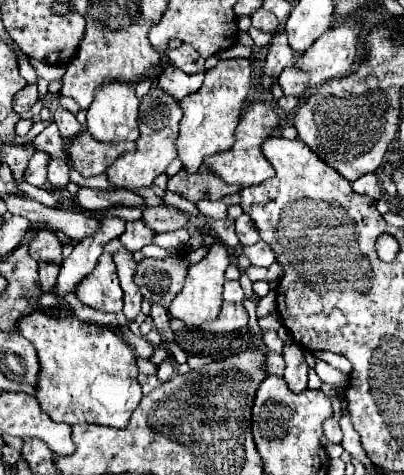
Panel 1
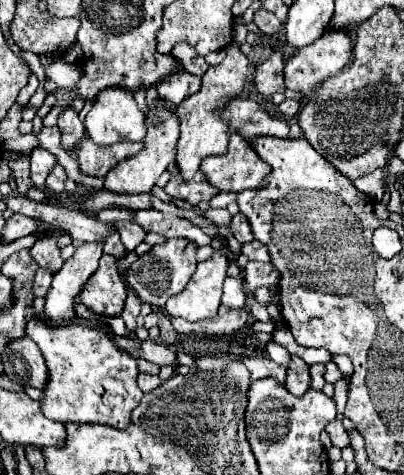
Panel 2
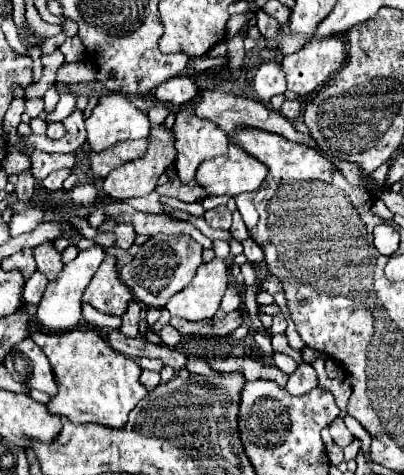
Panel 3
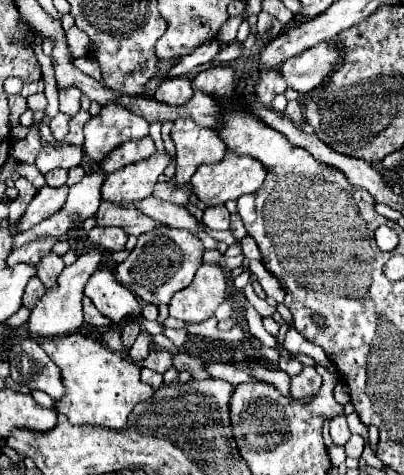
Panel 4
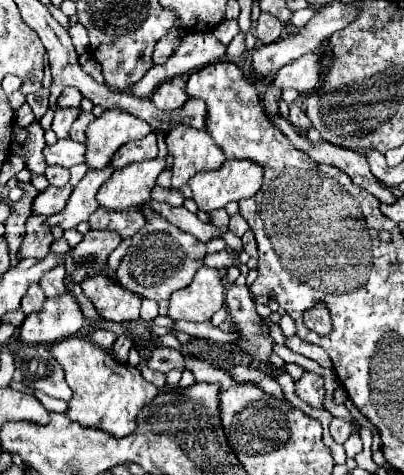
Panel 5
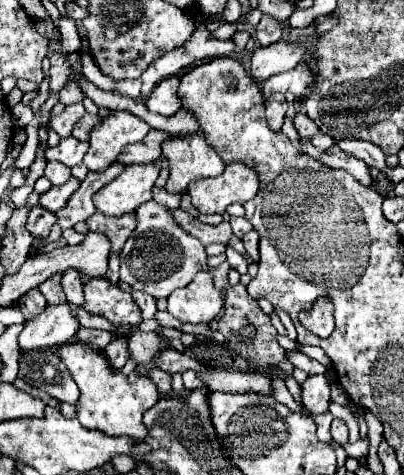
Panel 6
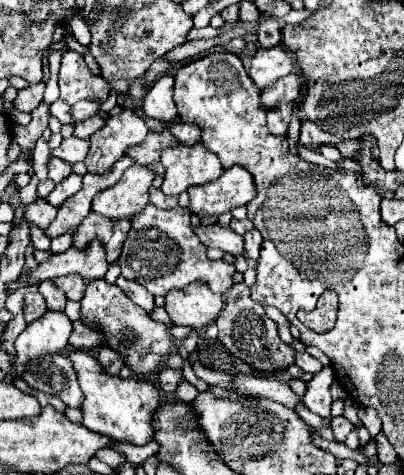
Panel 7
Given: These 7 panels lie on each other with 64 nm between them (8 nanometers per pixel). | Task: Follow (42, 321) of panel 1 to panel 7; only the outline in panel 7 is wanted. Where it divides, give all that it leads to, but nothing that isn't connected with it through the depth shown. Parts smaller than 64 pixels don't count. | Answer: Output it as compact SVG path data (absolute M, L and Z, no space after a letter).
M70 350L68 358L74 364L78 384L84 392L84 402L82 402L82 424L92 430L100 432L112 440L120 442L132 442L132 444L146 444L152 440L152 426L150 418L160 406L160 394L158 388L144 378L120 378L104 372L100 362L92 352L86 350Z

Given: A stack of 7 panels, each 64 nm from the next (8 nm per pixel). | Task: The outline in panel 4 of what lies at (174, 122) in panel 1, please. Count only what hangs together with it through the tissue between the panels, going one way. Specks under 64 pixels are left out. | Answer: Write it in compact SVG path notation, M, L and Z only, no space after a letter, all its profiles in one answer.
M166 150L154 152L150 158L128 164L106 176L102 184L102 198L114 204L132 204L144 200L152 194L158 176L170 164L170 154Z

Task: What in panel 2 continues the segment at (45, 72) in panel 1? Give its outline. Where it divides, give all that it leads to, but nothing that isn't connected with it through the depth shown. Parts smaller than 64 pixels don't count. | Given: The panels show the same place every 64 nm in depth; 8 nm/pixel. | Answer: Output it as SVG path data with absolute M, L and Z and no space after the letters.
M58 58L46 66L46 80L56 82L60 88L72 86L78 78L80 78L80 68L76 68L76 64L64 62L64 58Z

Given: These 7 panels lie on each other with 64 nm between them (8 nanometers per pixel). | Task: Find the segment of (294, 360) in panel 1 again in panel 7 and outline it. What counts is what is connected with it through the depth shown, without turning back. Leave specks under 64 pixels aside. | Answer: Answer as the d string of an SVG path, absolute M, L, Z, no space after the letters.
M326 366L306 384L306 394L302 398L304 406L322 416L322 418L330 418L330 404L332 404L332 396L330 396L330 386L335 380L335 371Z

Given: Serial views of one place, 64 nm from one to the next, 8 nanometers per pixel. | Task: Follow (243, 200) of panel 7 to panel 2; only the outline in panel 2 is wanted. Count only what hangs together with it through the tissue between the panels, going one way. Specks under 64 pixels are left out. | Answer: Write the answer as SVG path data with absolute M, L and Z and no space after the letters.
M240 132L230 136L226 154L204 158L200 170L208 176L208 182L222 192L258 188L260 182L272 172L272 168L252 148L250 138Z

